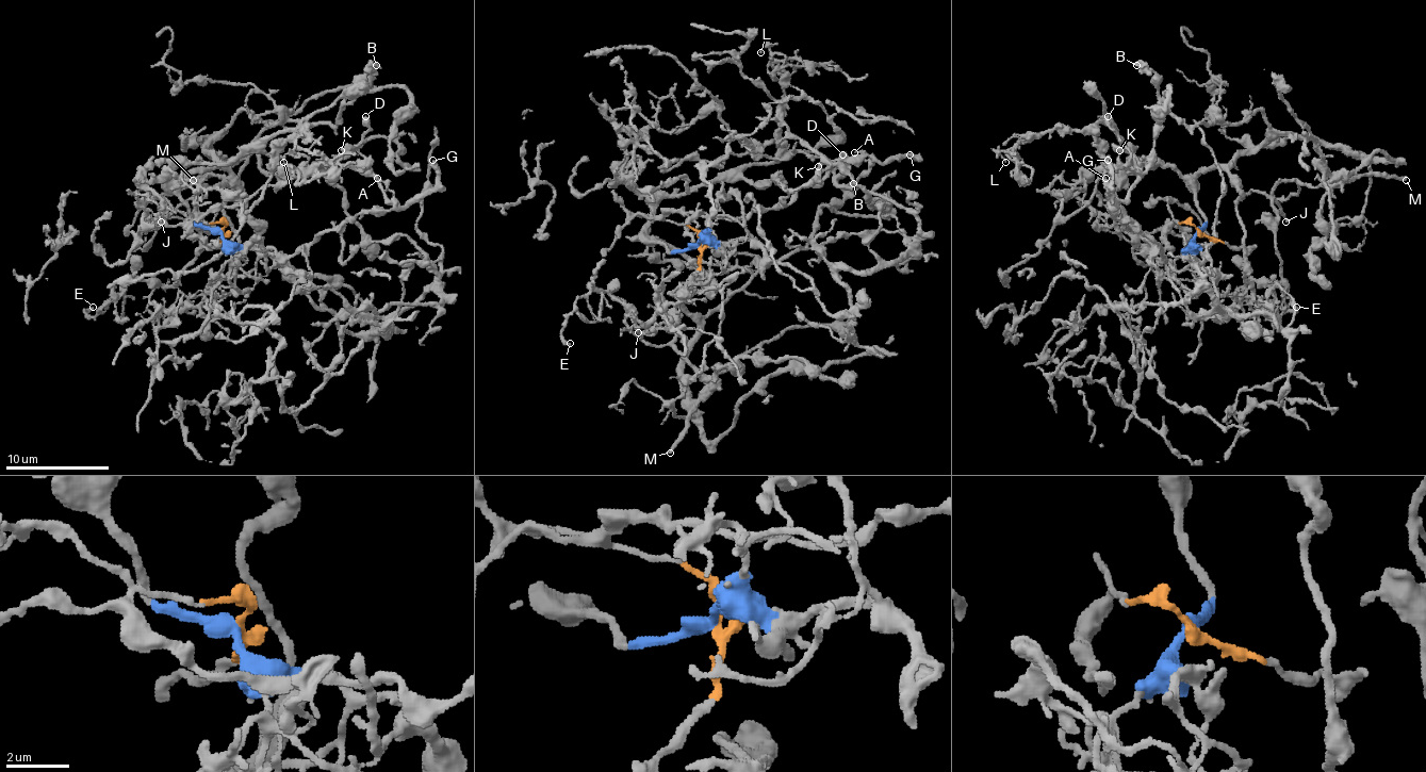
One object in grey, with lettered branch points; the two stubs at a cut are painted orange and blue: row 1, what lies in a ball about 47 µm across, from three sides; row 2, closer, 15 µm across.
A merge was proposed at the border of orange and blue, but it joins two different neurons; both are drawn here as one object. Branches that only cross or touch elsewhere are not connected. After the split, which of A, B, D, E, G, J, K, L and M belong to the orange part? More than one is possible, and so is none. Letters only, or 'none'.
A, D, G, K

